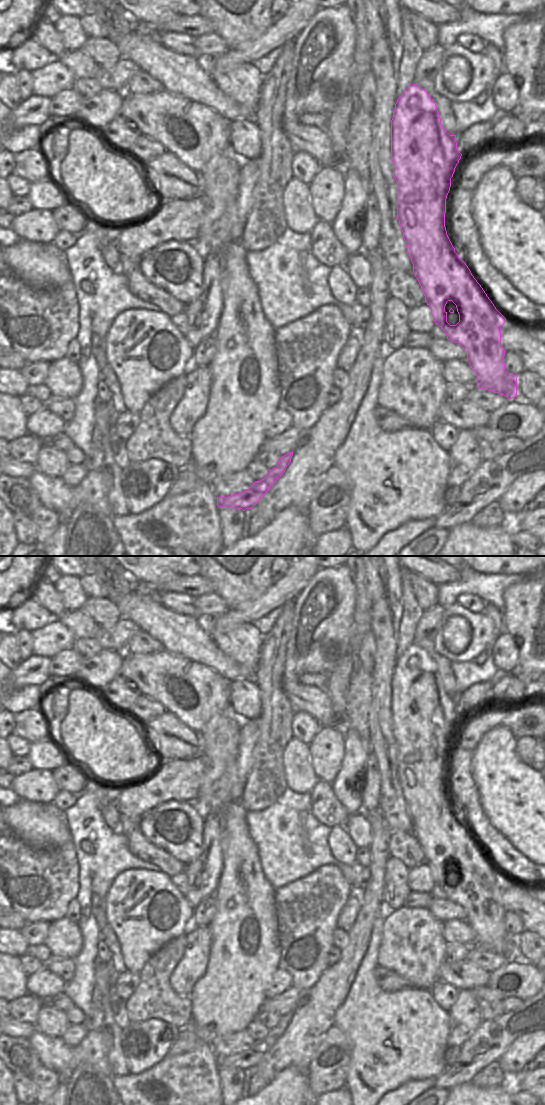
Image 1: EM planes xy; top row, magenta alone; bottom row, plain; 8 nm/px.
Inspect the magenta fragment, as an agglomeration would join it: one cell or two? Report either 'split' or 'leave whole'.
split

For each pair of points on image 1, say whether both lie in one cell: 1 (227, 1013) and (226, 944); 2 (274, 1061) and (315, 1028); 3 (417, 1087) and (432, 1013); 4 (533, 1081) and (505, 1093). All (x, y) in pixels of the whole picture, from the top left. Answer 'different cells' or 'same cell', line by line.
1: same cell
2: same cell
3: different cells
4: different cells

